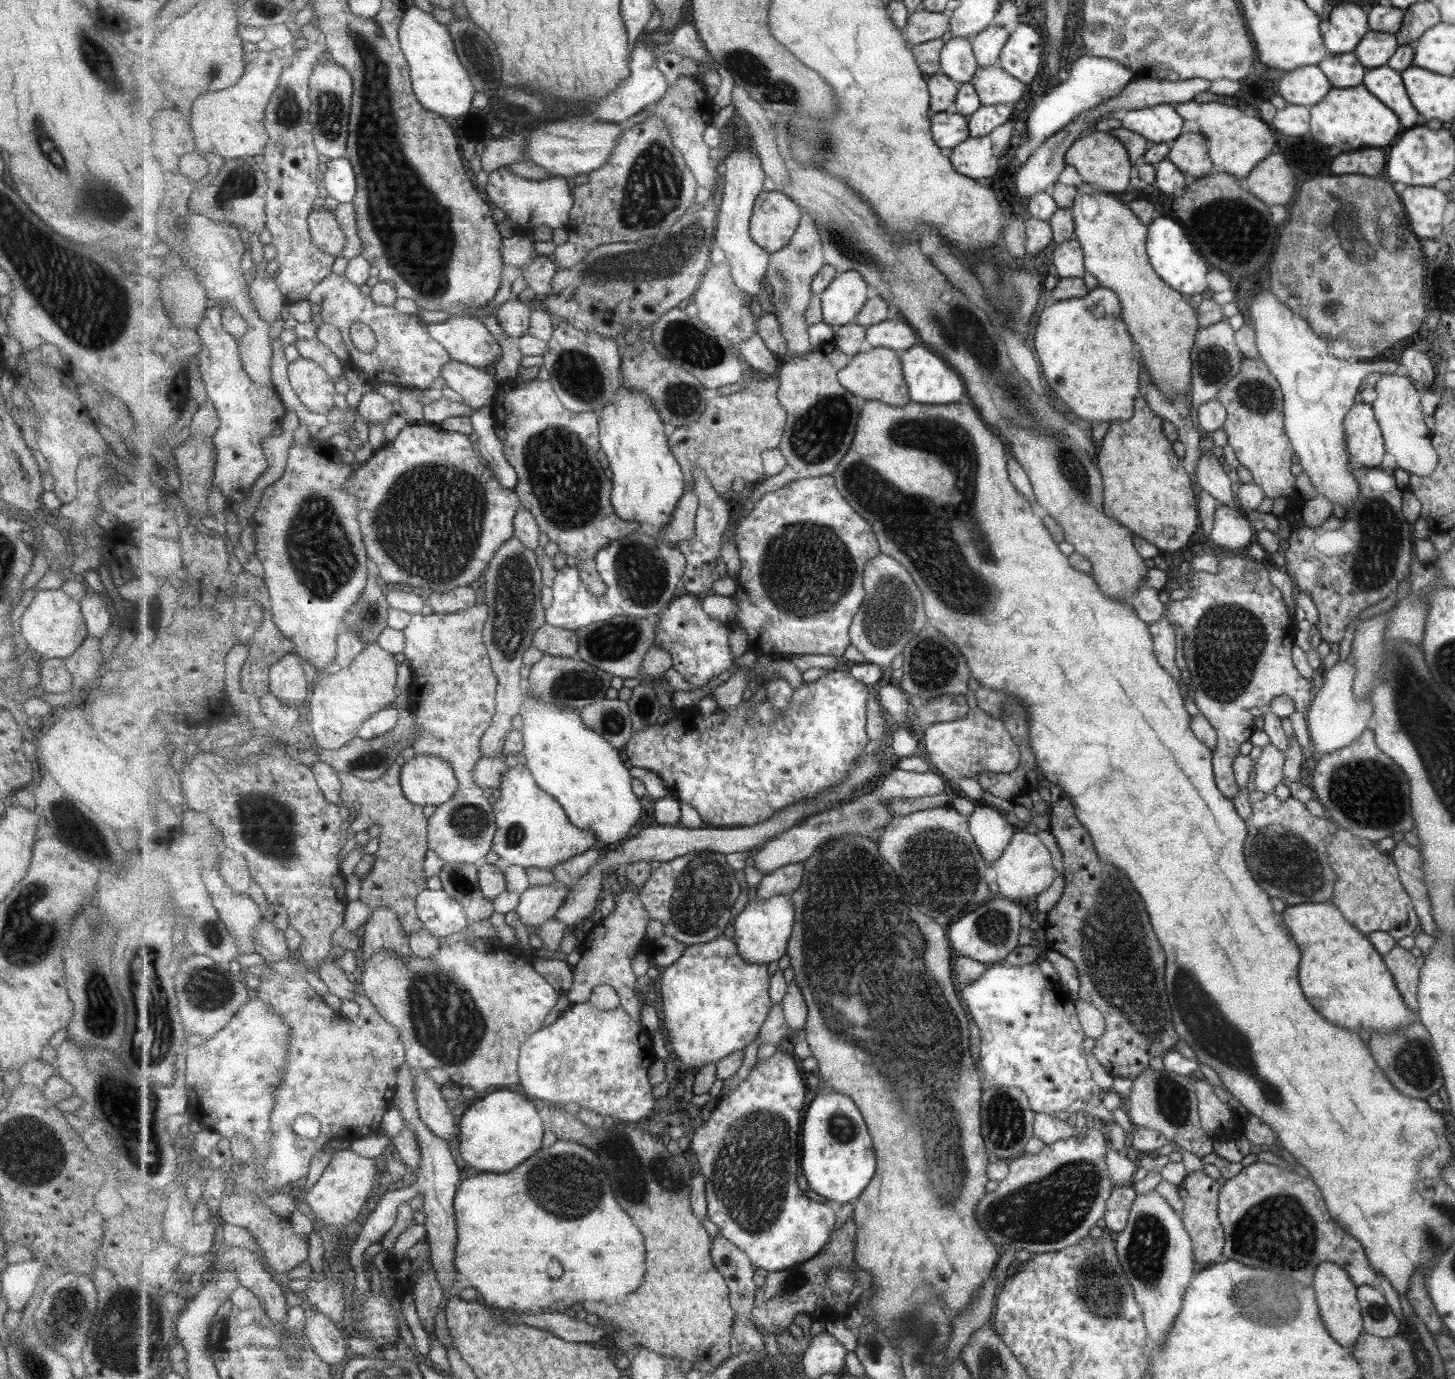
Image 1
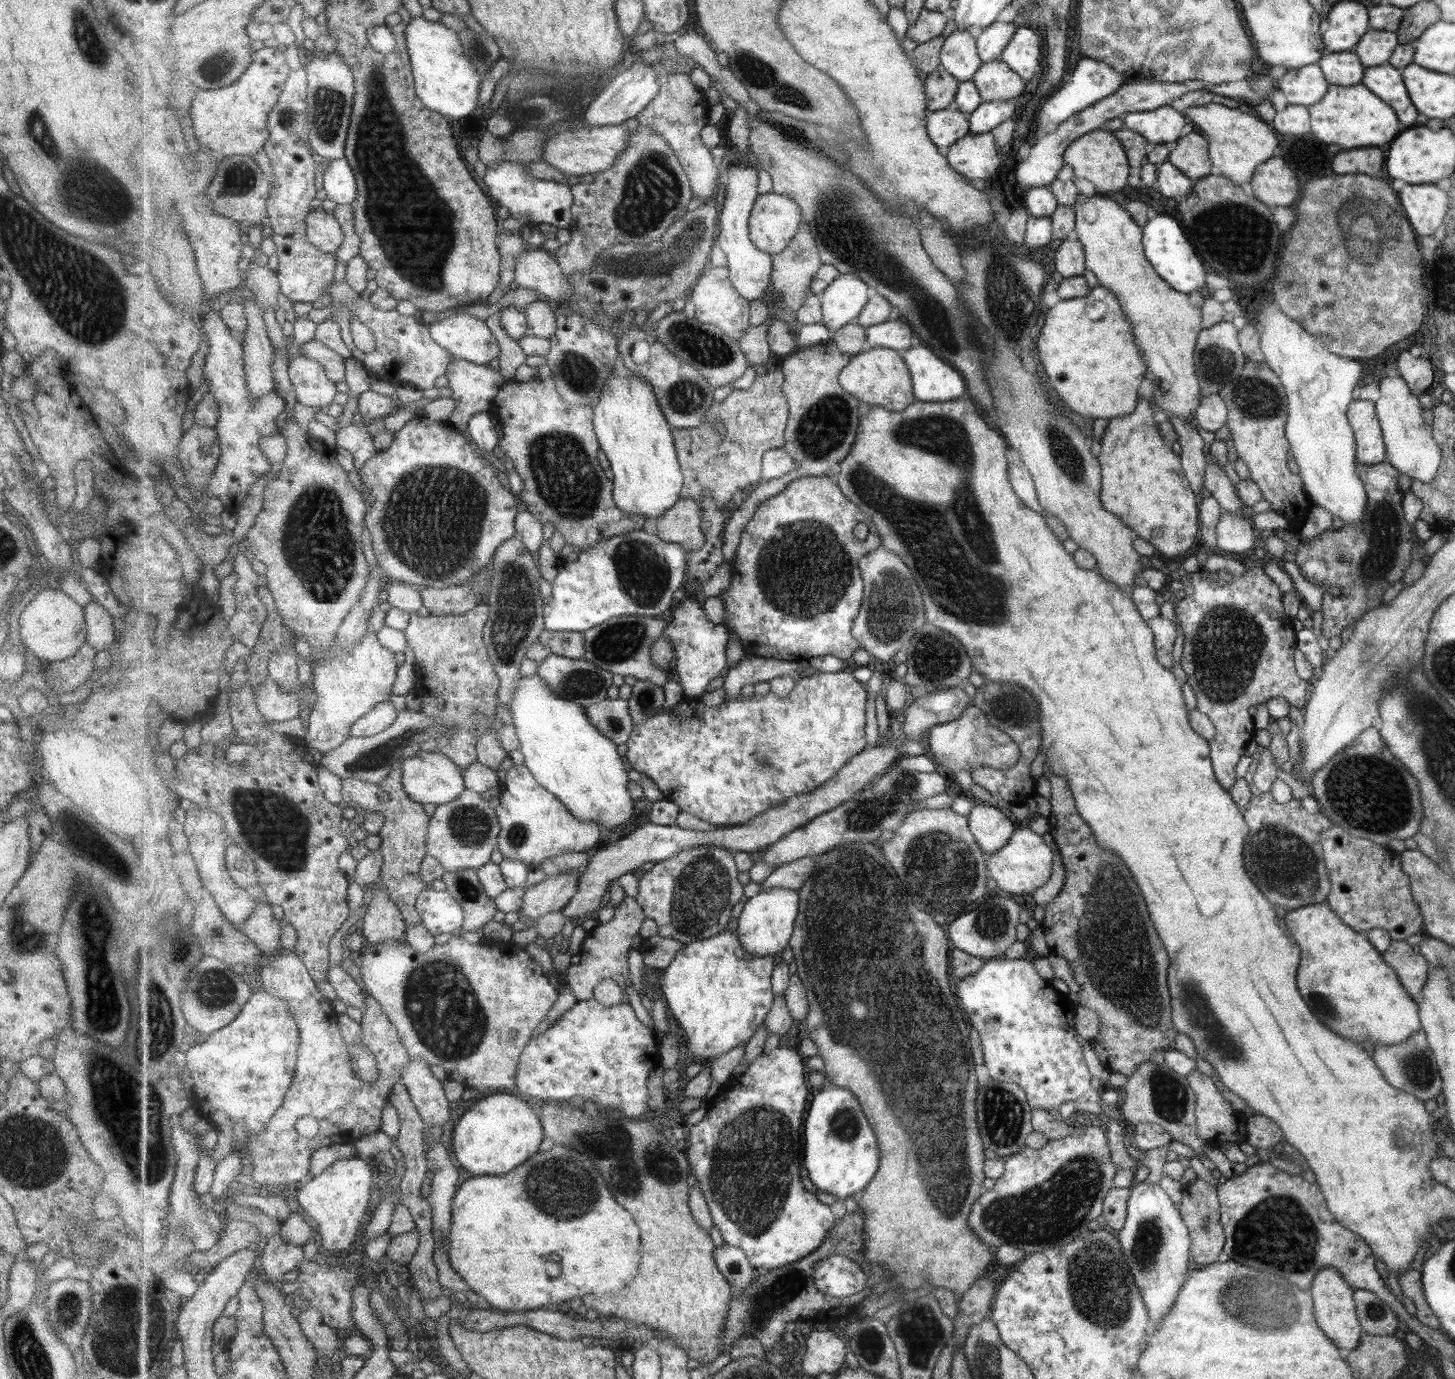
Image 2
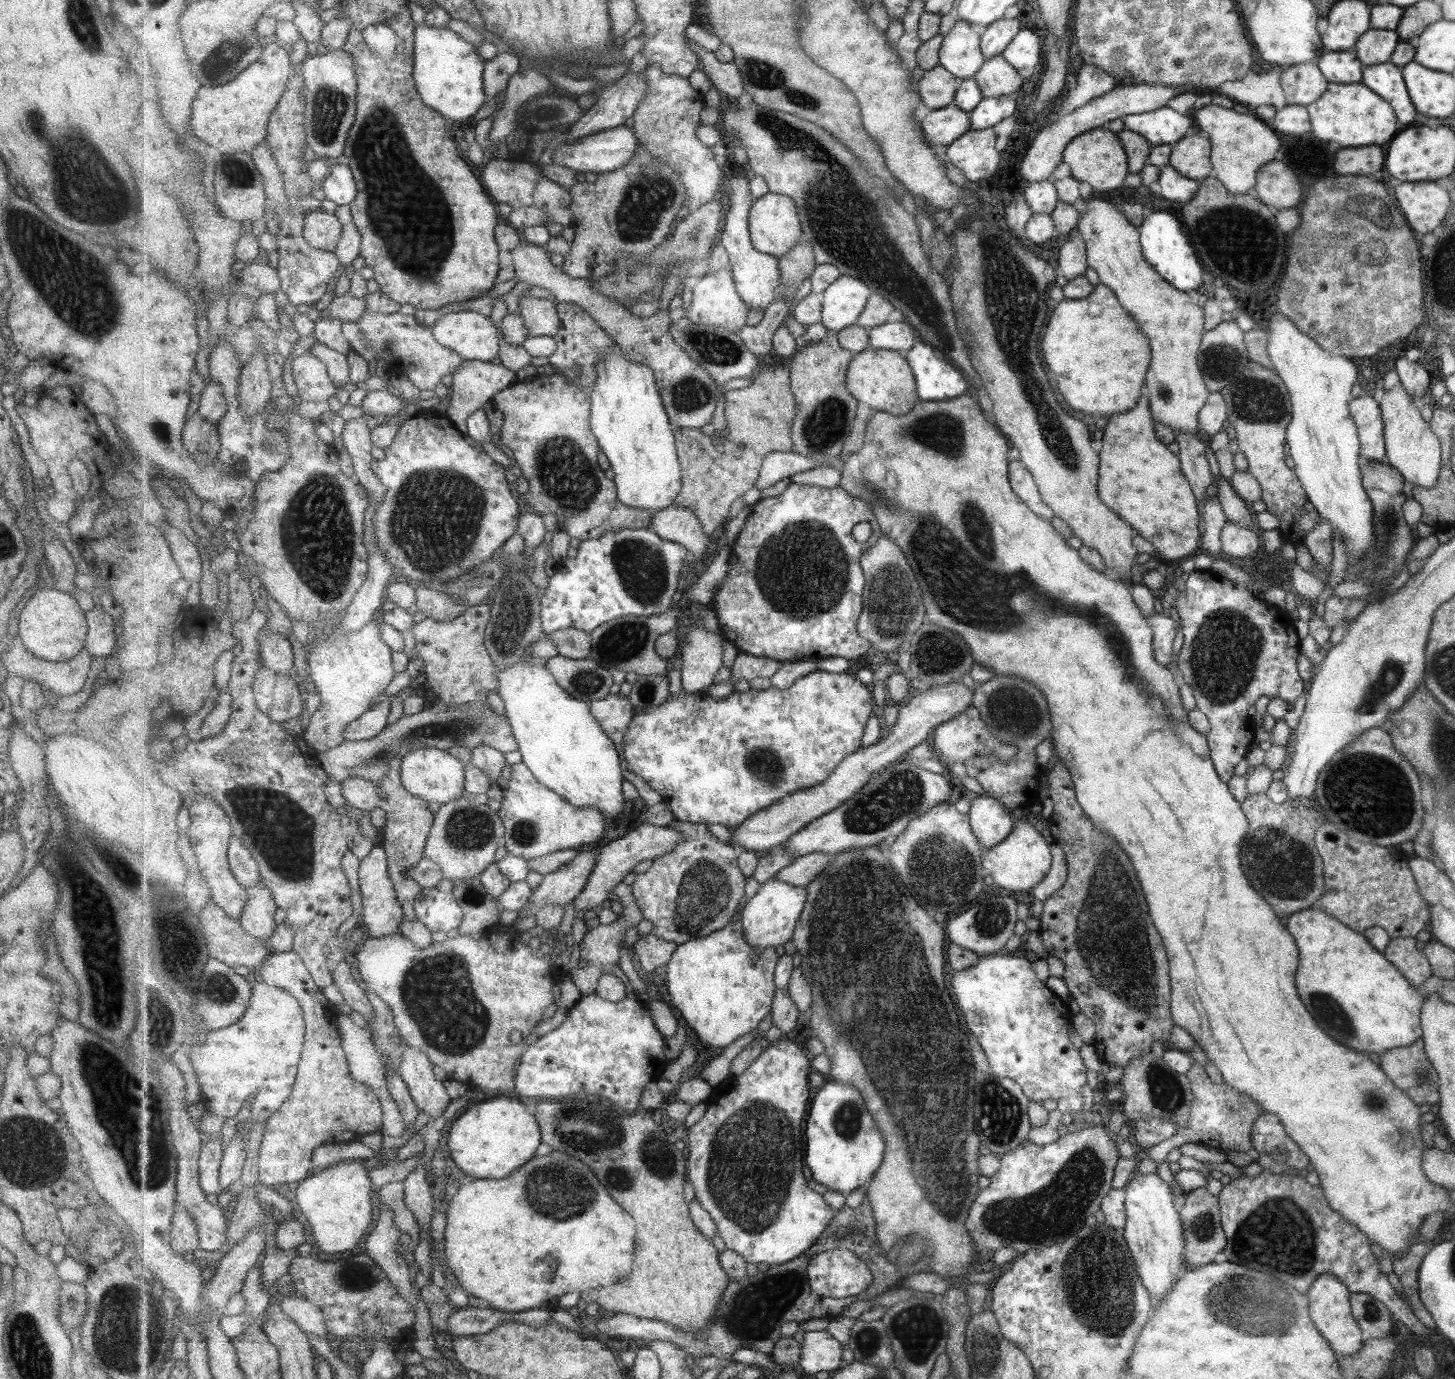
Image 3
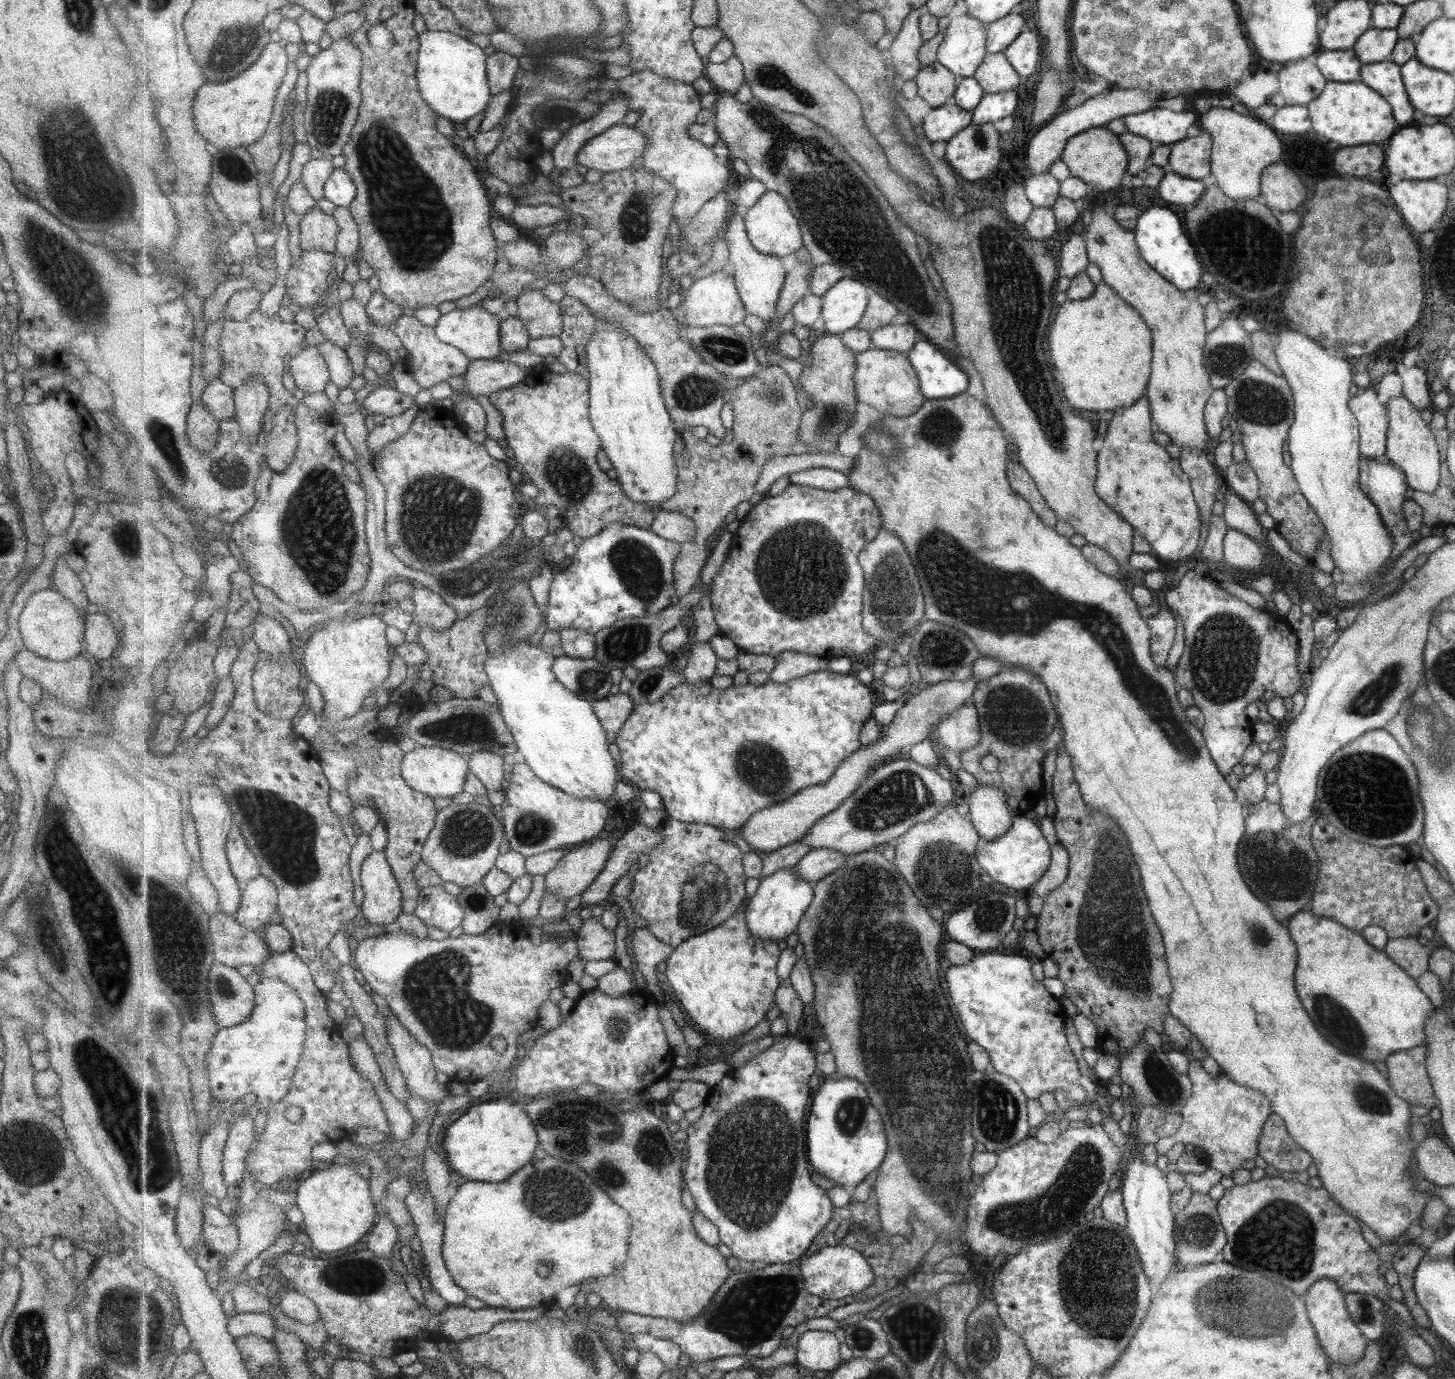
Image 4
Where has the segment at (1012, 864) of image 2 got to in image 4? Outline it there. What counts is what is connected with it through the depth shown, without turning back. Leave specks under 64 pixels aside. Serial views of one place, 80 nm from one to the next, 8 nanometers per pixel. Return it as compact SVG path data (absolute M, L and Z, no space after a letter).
M1016 814L1010 830L1003 836L989 842L979 837L974 855L975 860L979 862L979 868L983 868L992 881L1017 891L1029 889L1029 886L1041 879L1047 871L1049 844L1030 819L1023 817L1023 814Z

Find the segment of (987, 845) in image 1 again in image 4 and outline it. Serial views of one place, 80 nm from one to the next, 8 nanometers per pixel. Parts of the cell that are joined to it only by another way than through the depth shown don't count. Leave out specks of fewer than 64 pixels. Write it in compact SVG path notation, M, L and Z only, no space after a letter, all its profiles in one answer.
M976 785L968 798L968 815L979 836L987 842L995 840L1010 830L1011 816L1006 796L996 786Z

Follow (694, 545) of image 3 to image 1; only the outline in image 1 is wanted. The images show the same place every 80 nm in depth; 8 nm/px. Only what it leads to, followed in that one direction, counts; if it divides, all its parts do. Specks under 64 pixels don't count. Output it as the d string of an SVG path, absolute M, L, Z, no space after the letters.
M686 491L674 512L672 521L662 535L672 543L689 540L694 535L694 525L700 506L696 491Z

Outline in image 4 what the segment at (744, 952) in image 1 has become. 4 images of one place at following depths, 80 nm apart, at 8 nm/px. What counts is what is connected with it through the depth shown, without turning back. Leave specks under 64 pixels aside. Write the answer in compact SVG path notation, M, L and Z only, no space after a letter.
M795 868L775 872L771 877L760 880L760 886L747 906L747 923L753 936L761 940L786 940L798 932L803 916L815 898L815 888L809 881L795 875Z

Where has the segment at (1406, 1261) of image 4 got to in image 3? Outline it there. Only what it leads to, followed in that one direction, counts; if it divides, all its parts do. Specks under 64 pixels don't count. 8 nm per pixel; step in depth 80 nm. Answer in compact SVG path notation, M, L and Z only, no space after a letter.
M1419 1241L1418 1245L1405 1256L1399 1255L1392 1262L1392 1272L1397 1276L1402 1288L1402 1294L1409 1301L1414 1315L1422 1321L1425 1328L1435 1329L1434 1317L1423 1306L1418 1295L1418 1270L1423 1257L1428 1253L1430 1245Z

